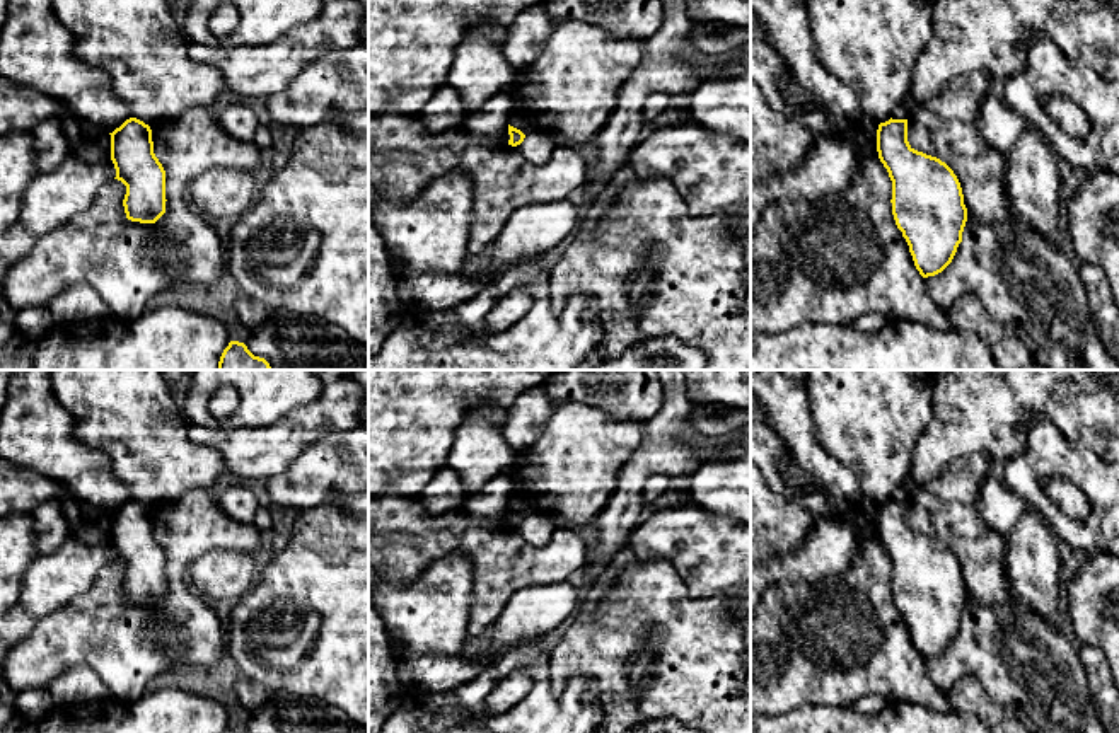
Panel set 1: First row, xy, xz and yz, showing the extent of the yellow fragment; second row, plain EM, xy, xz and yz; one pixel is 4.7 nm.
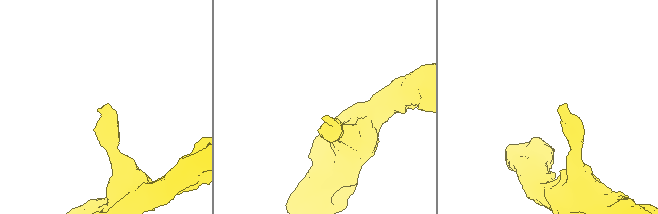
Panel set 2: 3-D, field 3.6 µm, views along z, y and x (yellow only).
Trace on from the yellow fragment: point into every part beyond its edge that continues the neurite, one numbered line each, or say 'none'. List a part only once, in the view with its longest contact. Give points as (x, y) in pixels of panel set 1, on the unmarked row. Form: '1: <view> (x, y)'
none

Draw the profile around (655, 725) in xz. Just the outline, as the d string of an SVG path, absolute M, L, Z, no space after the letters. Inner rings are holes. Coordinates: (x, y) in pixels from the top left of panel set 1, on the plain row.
M652 719L636 726L631 726L626 733L703 733L693 726L677 719Z

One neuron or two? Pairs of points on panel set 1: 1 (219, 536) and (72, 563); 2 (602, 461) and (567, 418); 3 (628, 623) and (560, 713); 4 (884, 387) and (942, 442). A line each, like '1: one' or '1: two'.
1: two
2: one
3: two
4: two

